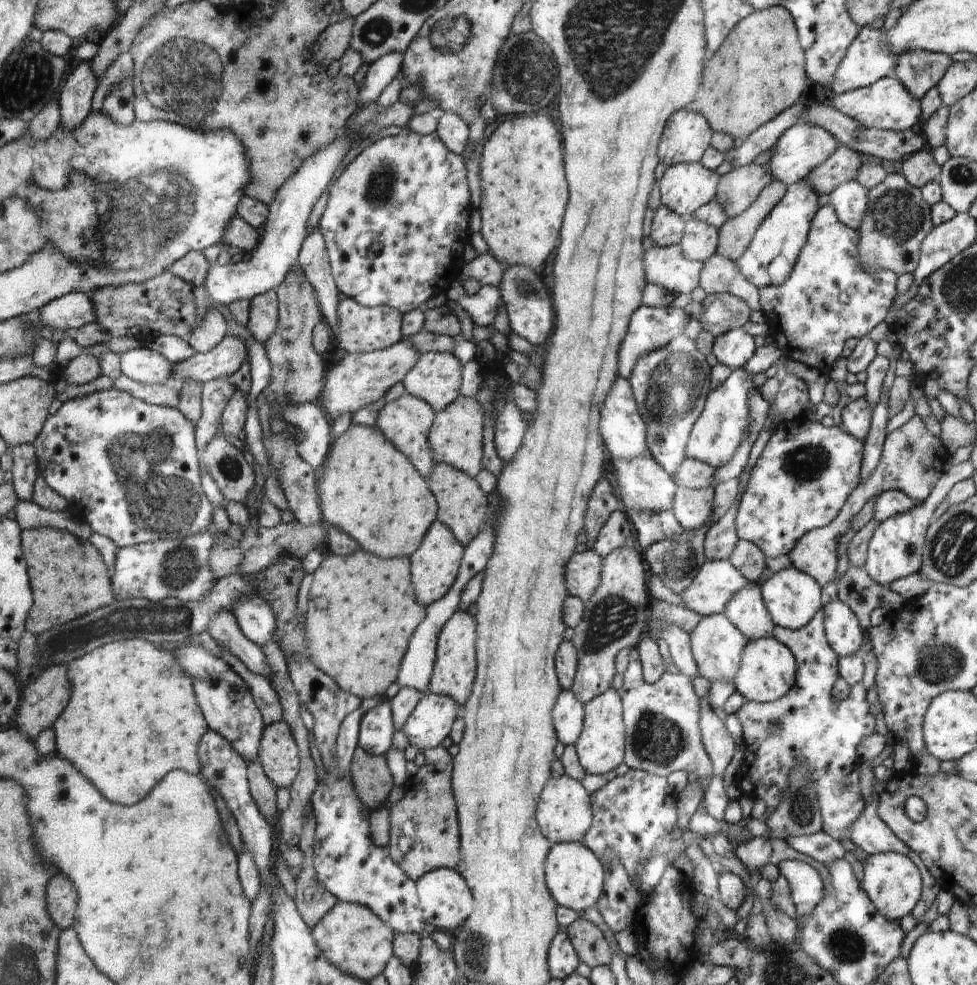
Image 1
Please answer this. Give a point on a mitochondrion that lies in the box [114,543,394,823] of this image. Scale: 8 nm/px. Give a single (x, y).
(213, 679)

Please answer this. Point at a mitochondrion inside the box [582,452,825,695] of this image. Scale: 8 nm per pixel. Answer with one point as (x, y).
(680, 556)

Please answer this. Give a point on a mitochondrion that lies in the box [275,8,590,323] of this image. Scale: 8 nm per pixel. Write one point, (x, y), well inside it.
(453, 37)

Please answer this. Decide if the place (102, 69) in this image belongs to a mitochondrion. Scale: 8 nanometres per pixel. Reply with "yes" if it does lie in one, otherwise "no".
no

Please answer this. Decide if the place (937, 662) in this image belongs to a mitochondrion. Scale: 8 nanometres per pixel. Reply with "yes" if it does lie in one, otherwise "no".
yes

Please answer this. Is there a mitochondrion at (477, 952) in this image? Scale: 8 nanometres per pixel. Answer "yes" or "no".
yes

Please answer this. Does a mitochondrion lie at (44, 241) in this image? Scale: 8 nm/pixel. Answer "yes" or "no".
no

